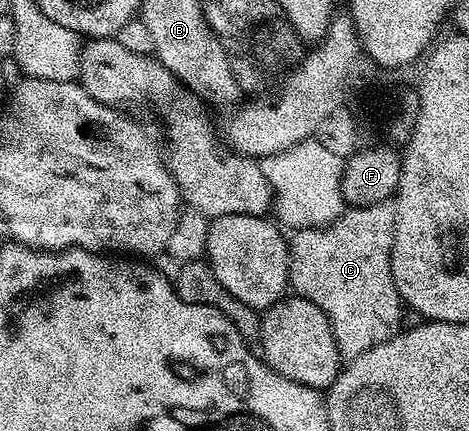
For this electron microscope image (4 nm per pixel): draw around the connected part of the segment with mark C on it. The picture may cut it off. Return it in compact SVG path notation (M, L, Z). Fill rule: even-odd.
M395 204L348 206L327 227L297 231L289 239L287 277L298 298L313 301L329 321L340 360L361 357L373 345L399 334L405 304L399 298L391 272L395 232Z

